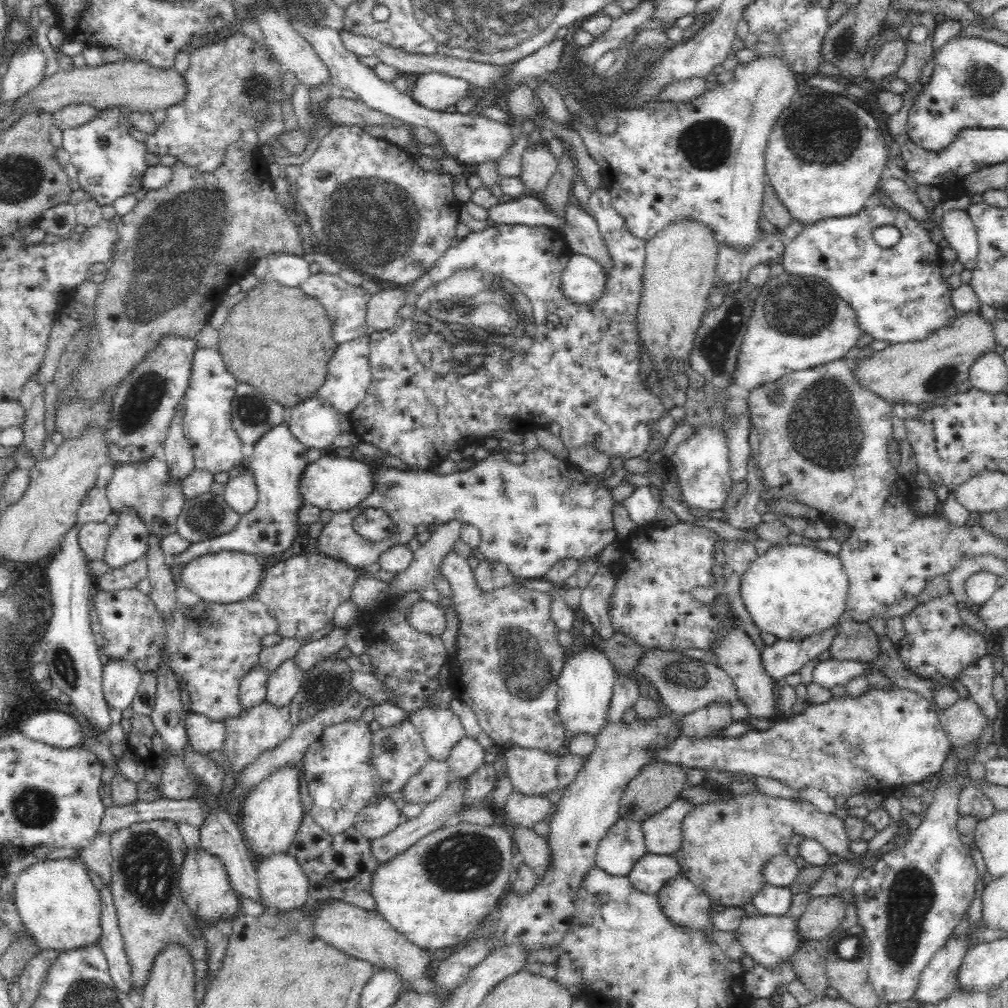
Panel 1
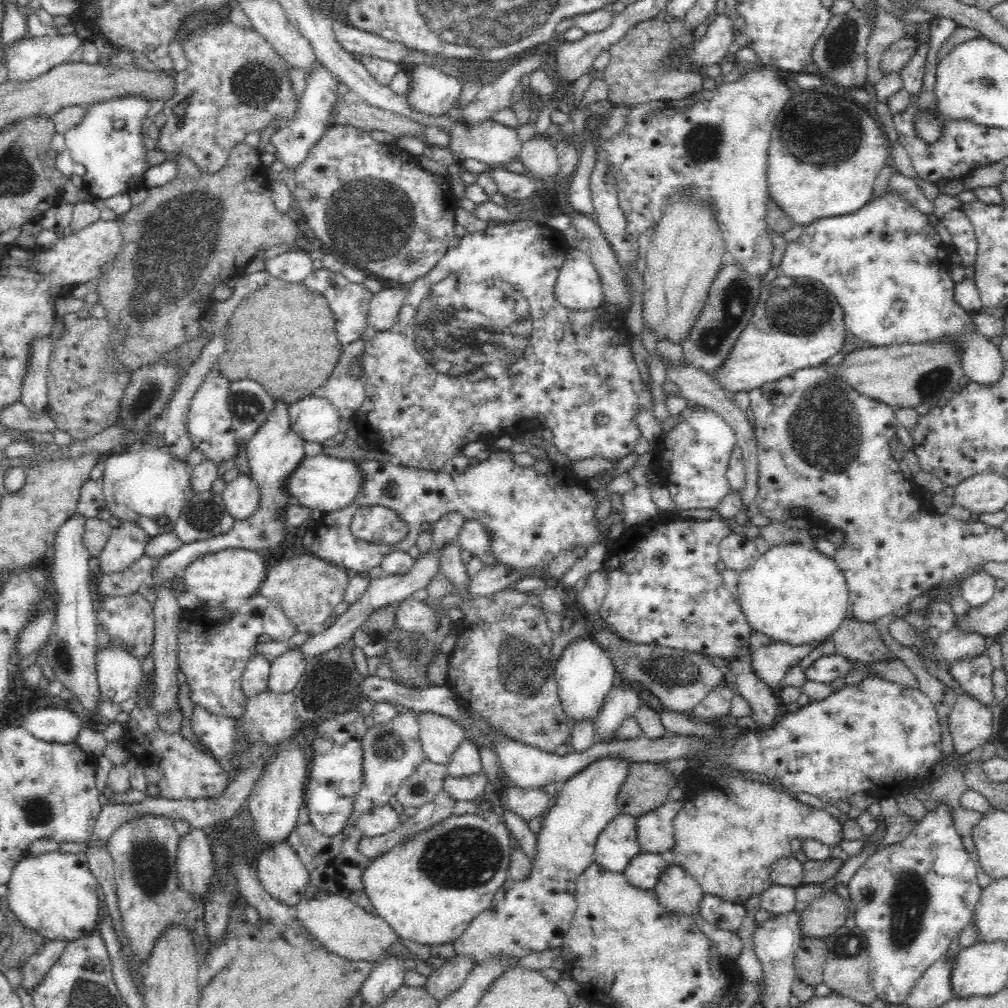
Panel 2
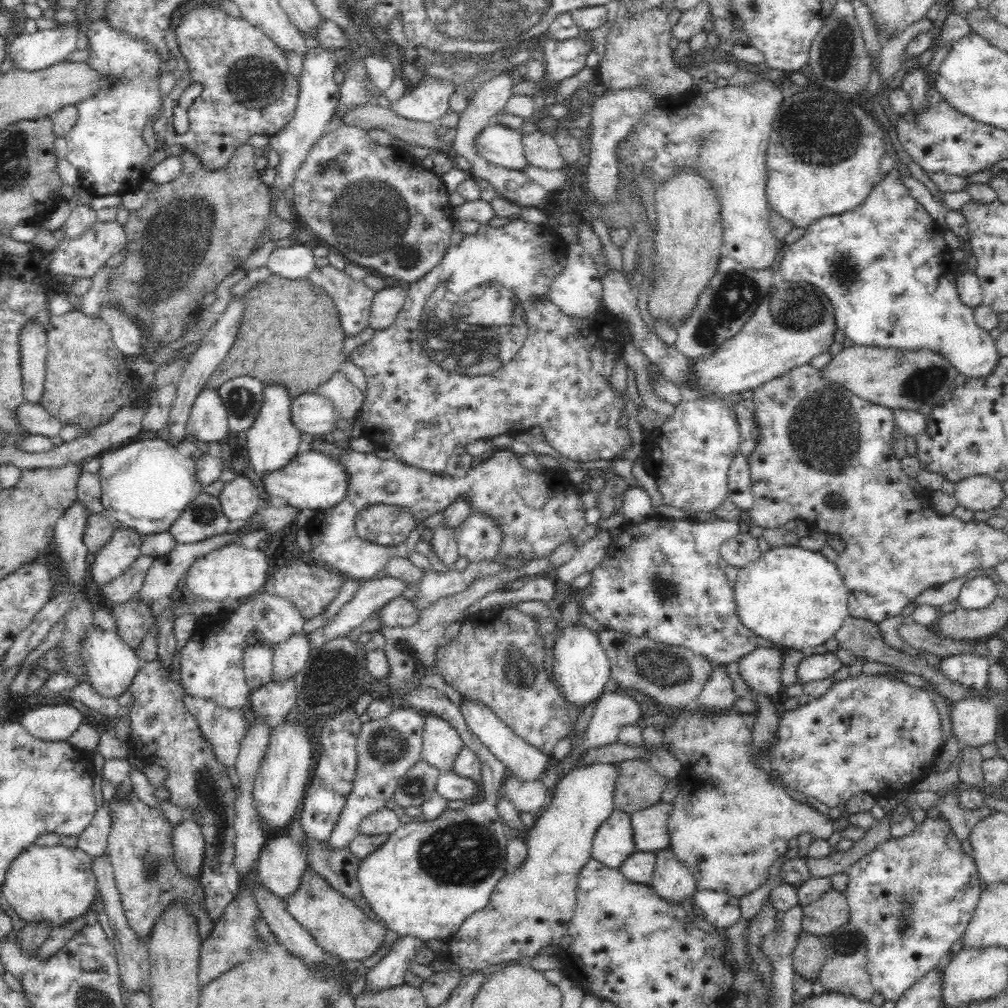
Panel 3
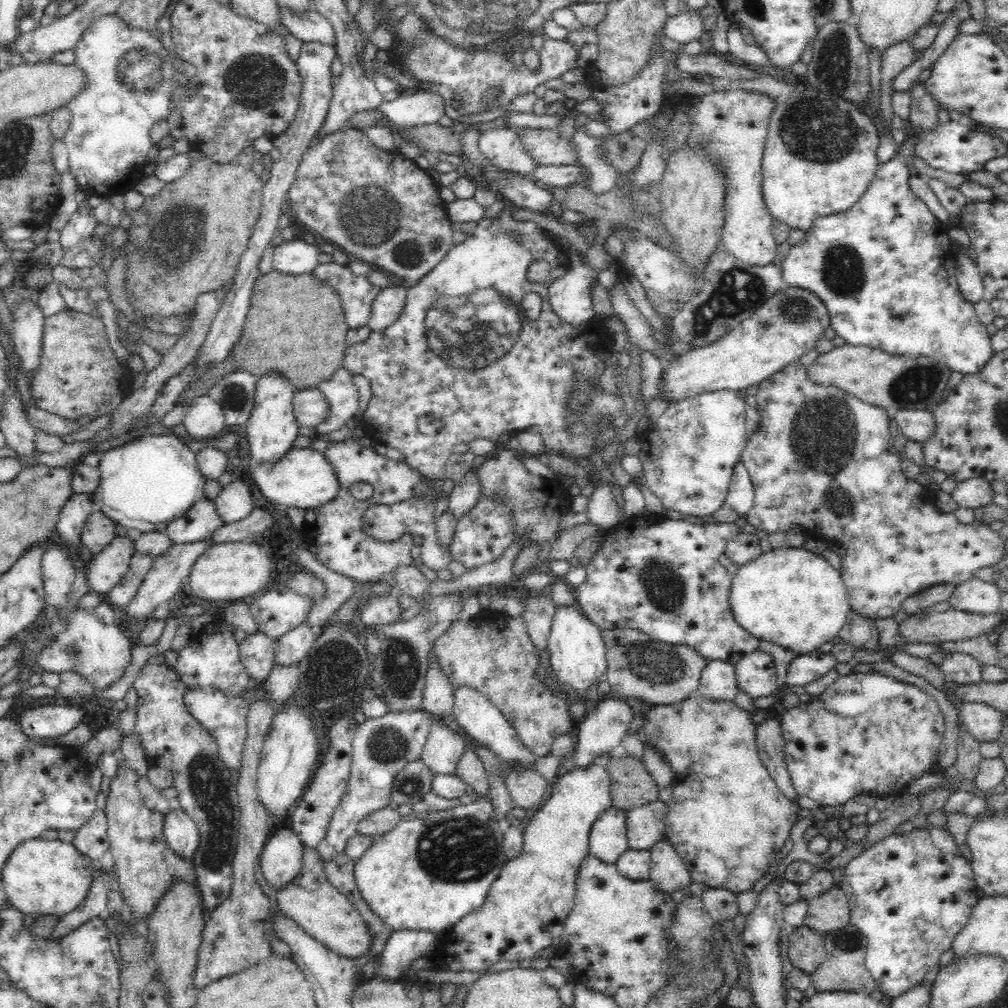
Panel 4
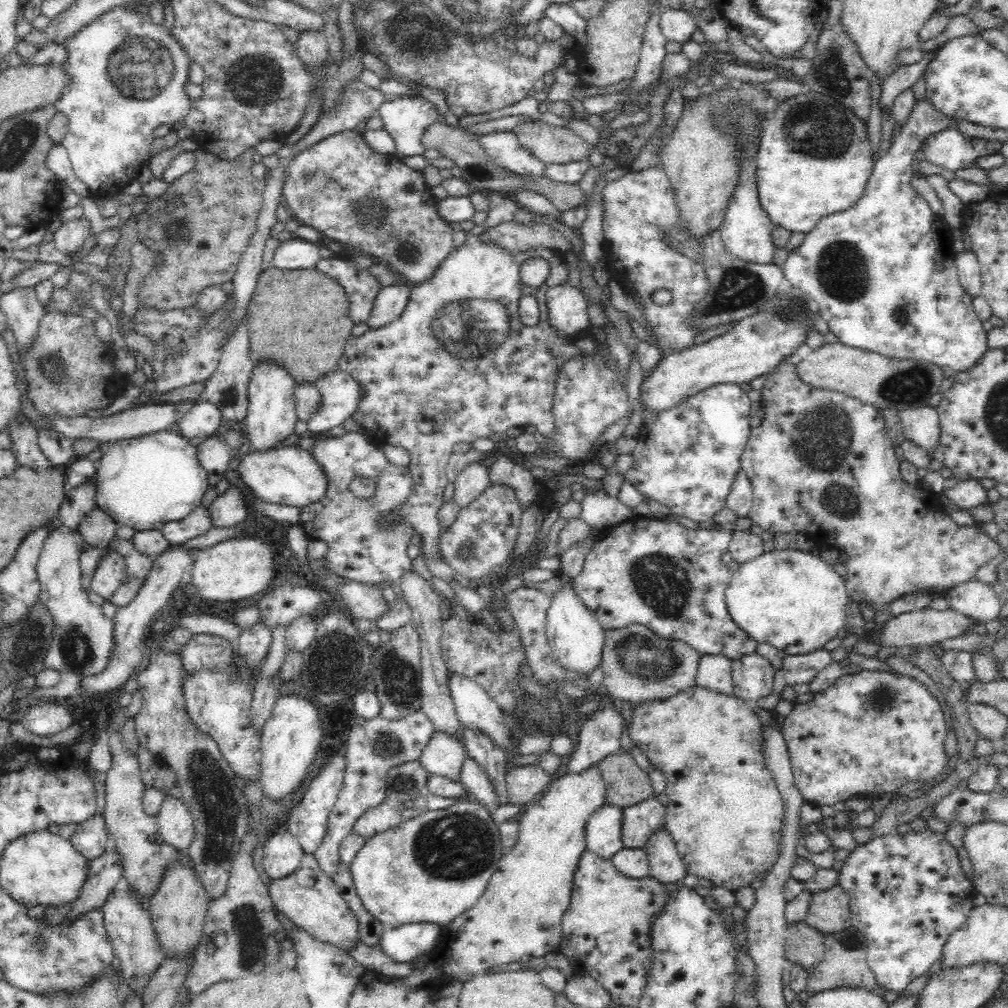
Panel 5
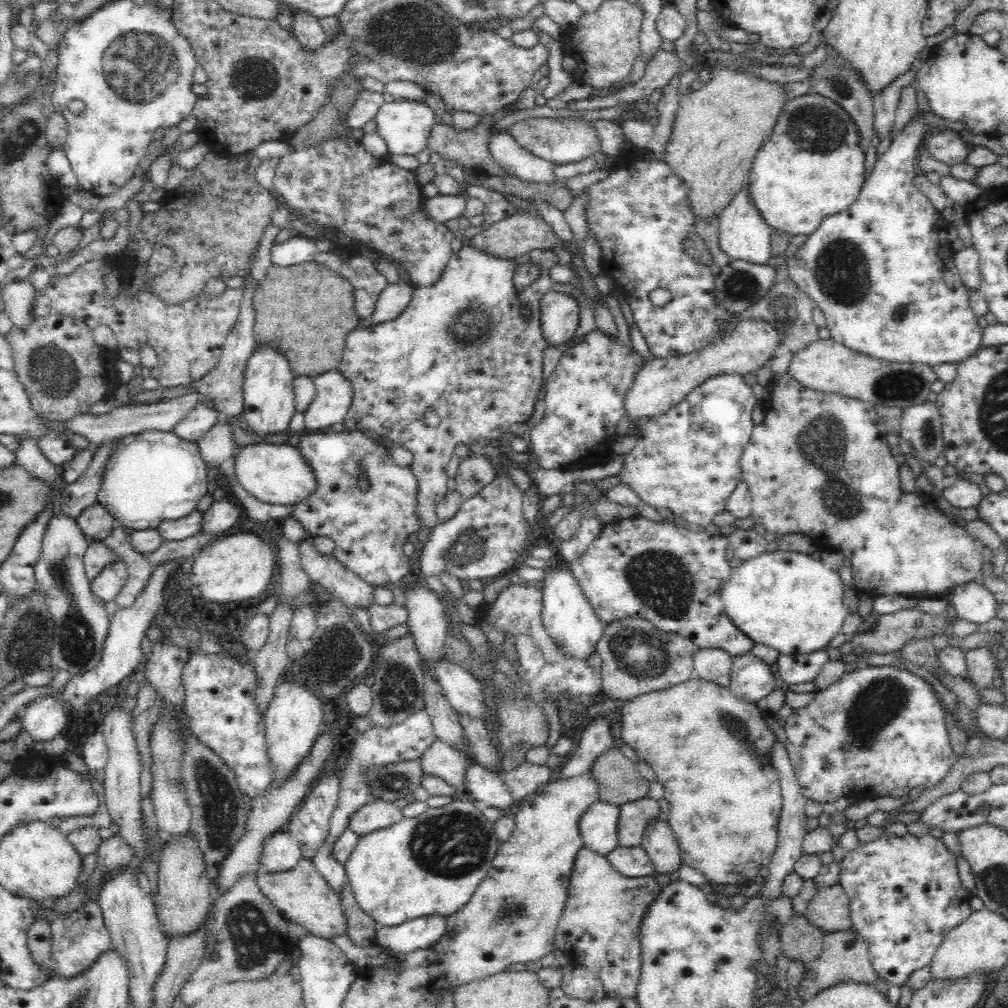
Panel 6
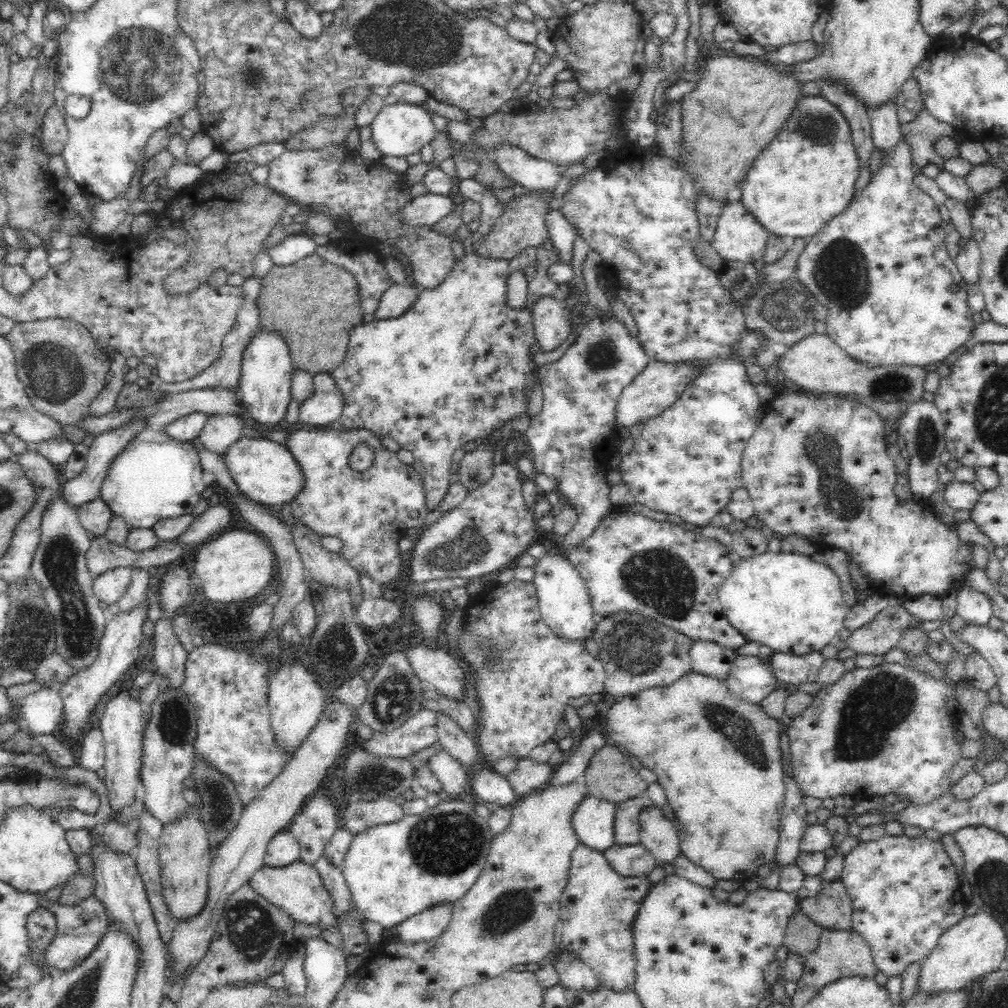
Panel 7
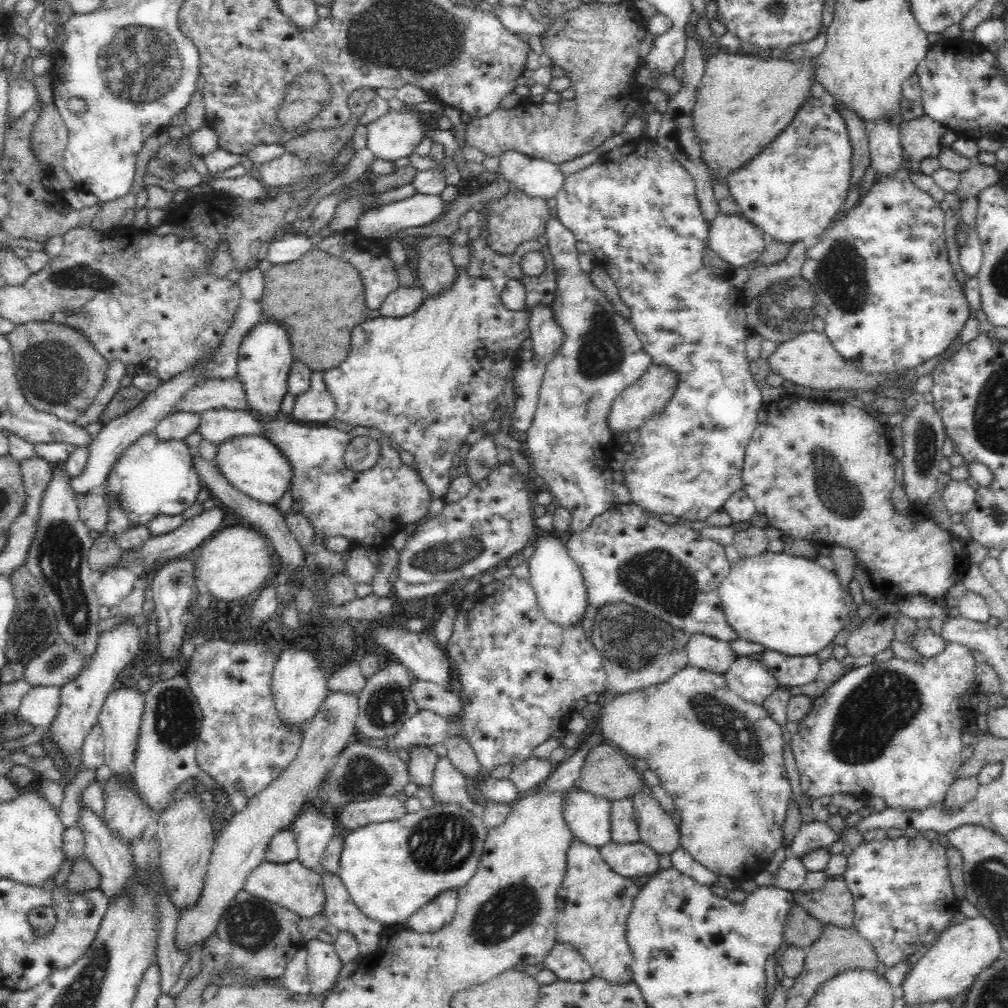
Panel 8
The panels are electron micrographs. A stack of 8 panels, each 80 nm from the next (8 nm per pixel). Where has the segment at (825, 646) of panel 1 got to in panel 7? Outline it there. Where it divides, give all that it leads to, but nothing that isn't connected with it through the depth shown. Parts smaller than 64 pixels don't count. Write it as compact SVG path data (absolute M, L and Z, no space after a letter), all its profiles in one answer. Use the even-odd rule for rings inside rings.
M737 656L725 681L732 694L752 704L781 686L767 662L756 656Z

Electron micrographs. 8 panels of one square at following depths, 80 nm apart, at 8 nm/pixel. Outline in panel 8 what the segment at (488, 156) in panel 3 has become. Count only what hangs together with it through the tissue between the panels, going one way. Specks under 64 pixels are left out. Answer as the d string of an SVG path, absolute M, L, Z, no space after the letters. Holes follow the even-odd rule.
M506 151L500 156L499 174L512 189L540 199L554 197L563 185L563 174L558 165L540 158Z

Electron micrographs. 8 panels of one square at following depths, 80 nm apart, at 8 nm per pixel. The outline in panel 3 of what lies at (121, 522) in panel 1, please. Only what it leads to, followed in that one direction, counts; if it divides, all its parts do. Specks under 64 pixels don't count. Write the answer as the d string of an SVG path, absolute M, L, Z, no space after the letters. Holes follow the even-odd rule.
M122 526L114 530L114 534L111 540L96 553L96 559L91 564L90 574L92 575L92 581L102 589L108 586L110 582L113 582L116 578L127 573L129 567L138 556L141 556L141 543L143 535L136 530L130 528L123 528Z

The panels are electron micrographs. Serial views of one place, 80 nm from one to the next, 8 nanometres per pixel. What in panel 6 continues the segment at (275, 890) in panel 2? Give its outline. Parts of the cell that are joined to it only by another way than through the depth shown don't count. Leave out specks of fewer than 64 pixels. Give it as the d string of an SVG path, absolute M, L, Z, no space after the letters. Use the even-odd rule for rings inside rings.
M287 829L278 830L263 844L261 867L268 872L284 872L296 866L302 859L301 846Z

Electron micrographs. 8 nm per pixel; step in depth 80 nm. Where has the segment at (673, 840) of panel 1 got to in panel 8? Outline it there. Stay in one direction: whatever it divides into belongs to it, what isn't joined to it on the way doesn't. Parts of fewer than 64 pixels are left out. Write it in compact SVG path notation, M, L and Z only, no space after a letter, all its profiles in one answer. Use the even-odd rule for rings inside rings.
M630 797L610 801L610 838L617 843L641 841Z

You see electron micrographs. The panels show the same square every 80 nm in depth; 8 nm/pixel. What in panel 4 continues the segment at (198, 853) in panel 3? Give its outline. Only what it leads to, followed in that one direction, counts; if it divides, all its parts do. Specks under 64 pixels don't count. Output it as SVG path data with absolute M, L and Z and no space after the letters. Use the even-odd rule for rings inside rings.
M178 804L170 806L170 812L162 813L162 835L168 846L178 856L191 860L198 848L200 833L192 817Z

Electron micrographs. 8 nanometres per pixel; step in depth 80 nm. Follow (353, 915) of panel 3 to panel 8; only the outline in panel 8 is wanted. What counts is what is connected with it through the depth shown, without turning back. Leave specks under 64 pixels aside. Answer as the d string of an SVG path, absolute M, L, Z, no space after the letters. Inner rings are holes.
M264 859L254 870L250 870L244 880L243 889L263 901L278 903L300 917L310 918L318 912L323 912L324 889L320 872L302 866L298 859L286 864L276 864Z

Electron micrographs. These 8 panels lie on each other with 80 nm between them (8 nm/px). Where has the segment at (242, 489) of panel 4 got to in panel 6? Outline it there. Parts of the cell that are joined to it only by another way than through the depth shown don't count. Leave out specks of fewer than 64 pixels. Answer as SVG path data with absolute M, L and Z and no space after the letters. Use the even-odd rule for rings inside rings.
M226 495L202 513L201 530L197 534L208 536L229 533L240 518L240 510L241 507L233 501L232 496Z

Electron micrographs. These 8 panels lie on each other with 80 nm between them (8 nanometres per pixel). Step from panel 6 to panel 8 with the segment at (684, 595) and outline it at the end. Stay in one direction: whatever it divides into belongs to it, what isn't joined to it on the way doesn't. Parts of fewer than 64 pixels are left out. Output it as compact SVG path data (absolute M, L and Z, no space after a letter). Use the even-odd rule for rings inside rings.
M616 503L606 513L596 516L584 531L574 533L568 530L562 538L568 555L580 567L587 602L594 608L600 608L606 602L622 600L666 620L687 634L707 634L728 644L739 638L726 620L718 593L732 564L726 559L725 546L722 544L702 538L700 532L687 525L666 524L658 516L633 503Z

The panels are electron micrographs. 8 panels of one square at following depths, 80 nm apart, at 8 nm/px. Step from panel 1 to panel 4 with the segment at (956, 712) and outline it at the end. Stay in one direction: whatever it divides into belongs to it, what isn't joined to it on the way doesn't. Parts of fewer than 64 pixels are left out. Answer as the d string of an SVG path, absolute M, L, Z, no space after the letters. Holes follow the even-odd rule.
M967 702L961 708L962 721L971 736L979 742L999 739L1003 727L1003 714L982 702Z

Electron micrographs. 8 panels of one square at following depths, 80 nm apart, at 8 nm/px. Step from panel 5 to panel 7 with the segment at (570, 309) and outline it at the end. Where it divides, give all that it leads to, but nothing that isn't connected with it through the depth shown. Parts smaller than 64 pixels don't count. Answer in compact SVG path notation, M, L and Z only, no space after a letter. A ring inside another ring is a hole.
M542 297L534 304L532 325L536 350L548 352L558 348L572 332L571 313L564 300Z

